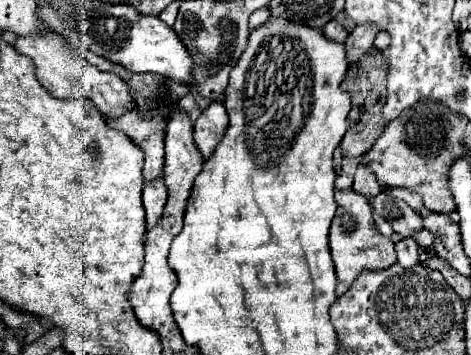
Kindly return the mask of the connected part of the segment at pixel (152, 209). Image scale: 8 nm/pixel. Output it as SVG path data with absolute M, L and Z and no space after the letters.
M161 176L155 180L155 184L145 186L143 188L143 206L145 206L145 218L147 218L147 230L151 230L159 216L163 214L163 206L167 200L167 192L165 192L165 184L161 180Z

